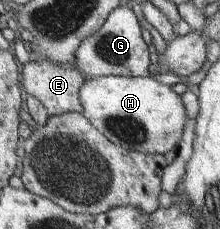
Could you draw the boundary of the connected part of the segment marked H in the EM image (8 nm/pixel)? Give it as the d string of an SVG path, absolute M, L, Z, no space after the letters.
M102 76L87 78L81 87L83 114L110 141L127 150L149 154L175 151L188 121L186 105L172 87L148 76Z

